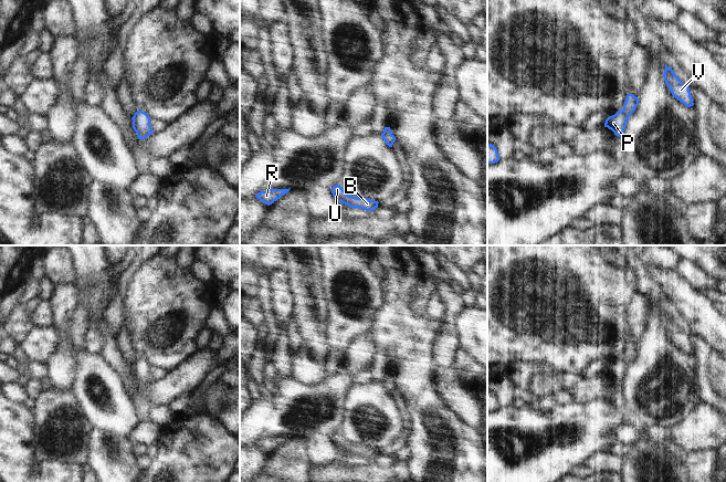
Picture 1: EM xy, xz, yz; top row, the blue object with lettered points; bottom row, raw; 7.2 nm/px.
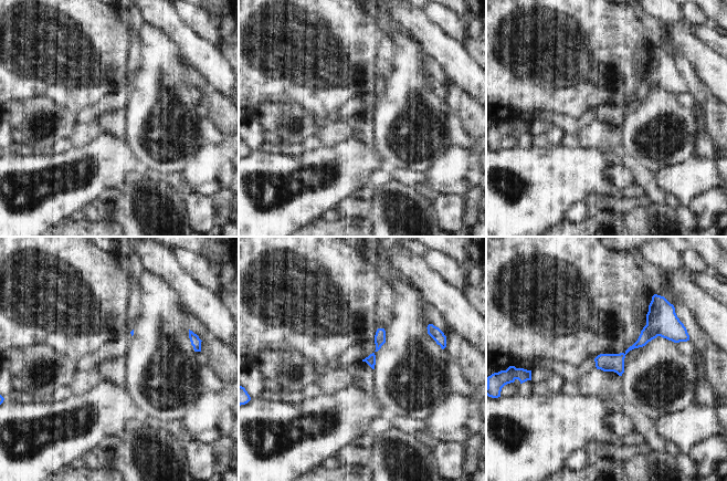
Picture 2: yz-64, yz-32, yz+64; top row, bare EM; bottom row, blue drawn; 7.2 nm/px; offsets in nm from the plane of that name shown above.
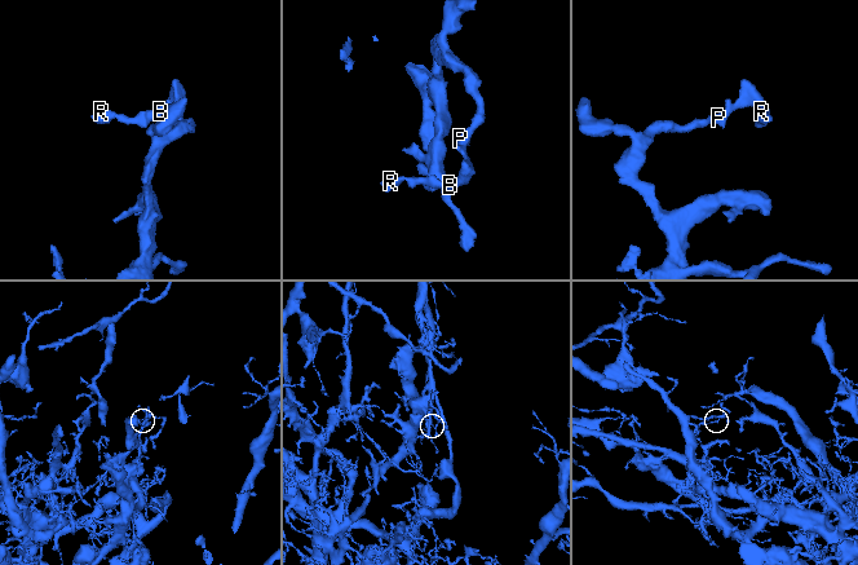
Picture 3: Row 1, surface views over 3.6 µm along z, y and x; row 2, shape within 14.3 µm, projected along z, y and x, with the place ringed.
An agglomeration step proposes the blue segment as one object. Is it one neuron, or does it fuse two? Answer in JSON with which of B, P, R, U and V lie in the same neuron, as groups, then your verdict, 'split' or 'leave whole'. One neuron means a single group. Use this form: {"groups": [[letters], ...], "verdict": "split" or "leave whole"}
{"groups": [["B", "P", "R", "U", "V"]], "verdict": "leave whole"}

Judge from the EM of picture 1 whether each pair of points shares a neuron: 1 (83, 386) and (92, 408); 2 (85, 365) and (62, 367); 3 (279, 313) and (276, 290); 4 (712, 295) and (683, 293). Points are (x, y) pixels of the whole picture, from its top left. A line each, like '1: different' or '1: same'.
1: same
2: different
3: same
4: different

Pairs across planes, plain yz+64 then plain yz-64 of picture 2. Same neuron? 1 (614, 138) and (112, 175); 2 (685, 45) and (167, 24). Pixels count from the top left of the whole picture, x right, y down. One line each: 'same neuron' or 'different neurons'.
1: different neurons
2: same neuron

